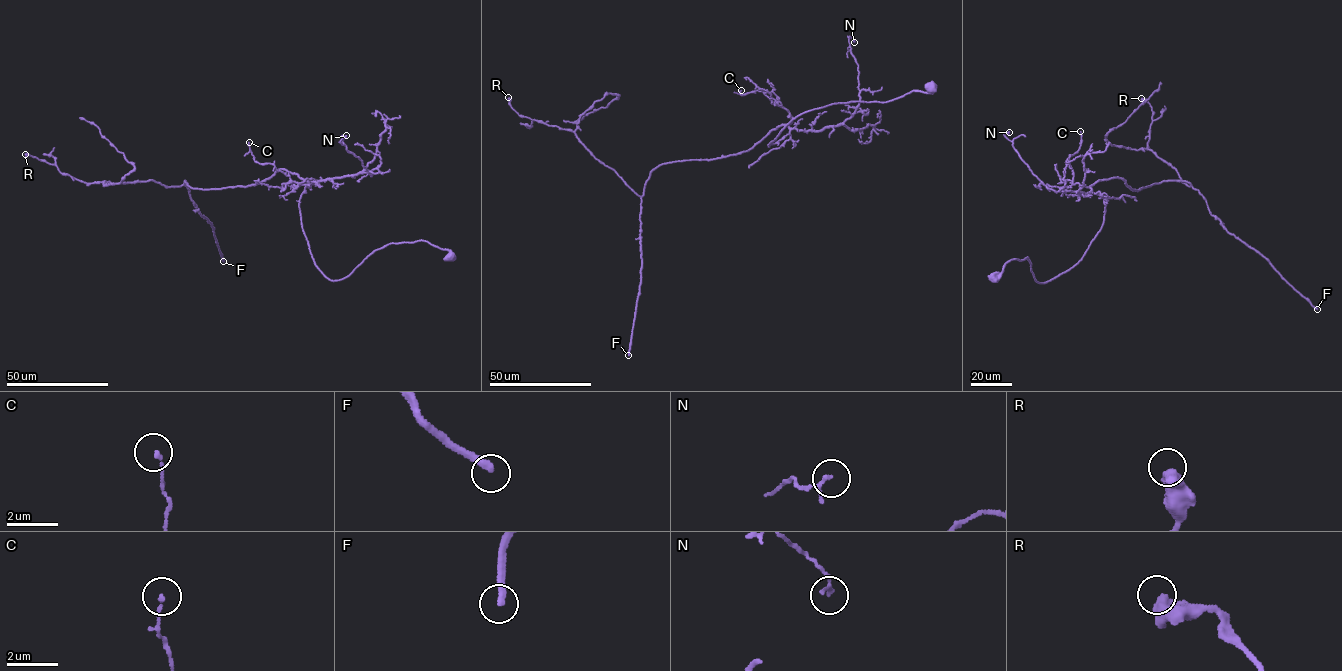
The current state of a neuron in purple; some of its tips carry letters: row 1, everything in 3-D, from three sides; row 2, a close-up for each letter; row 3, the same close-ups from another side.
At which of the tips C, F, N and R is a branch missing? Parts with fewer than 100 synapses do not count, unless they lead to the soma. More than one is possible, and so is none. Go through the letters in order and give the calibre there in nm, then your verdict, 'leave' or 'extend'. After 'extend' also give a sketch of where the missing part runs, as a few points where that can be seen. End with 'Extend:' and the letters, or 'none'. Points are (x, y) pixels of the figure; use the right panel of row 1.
C: 150 nm thick; leave
F: 280 nm thick; extend
N: 100 nm thick; leave
R: 420 nm thick; leave
Extend: F

